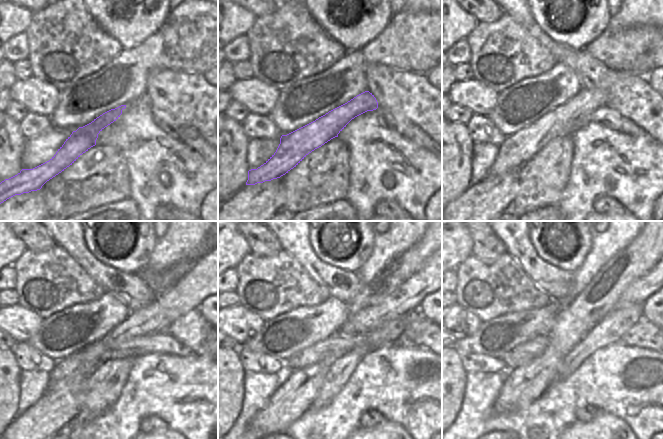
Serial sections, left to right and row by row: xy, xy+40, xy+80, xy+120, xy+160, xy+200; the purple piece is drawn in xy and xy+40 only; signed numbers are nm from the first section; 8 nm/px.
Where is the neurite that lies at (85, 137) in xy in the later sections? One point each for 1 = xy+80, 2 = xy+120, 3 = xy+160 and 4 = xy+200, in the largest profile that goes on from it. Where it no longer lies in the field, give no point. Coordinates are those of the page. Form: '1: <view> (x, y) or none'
1: xy+80 (520, 147)
2: xy+120 (197, 284)
3: xy+160 (407, 298)
4: xy+200 (640, 289)

